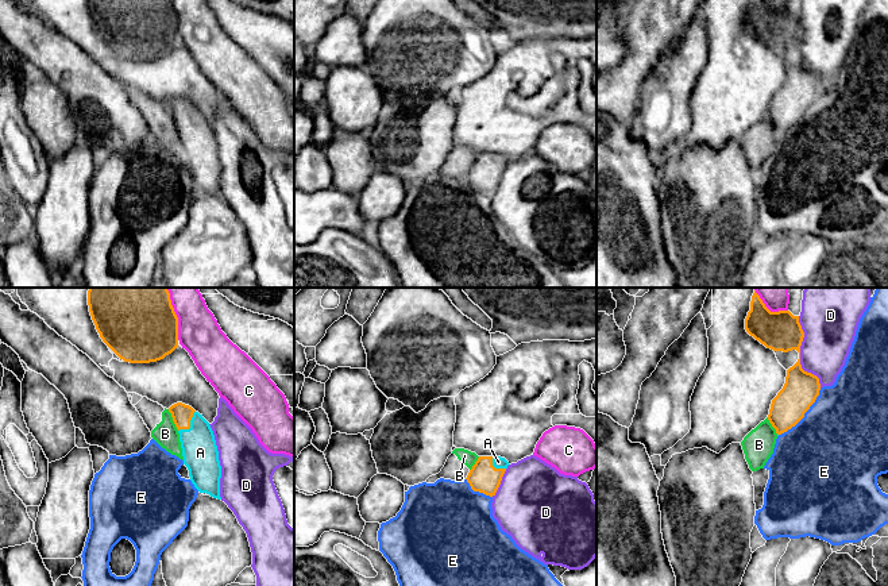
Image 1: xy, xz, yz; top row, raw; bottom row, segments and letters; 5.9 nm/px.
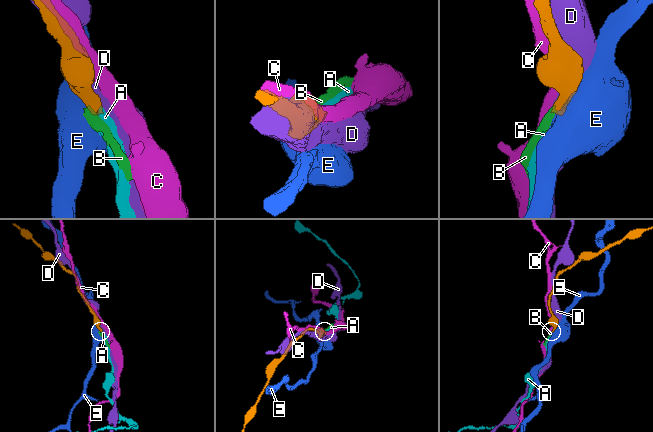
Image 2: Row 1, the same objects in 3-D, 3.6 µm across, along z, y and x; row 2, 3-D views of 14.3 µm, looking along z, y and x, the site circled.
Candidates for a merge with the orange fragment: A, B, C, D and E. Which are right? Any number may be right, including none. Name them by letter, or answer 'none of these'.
A

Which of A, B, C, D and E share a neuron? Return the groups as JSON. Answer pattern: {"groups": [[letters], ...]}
{"groups": [["A"], ["B"], ["C"], ["D"], ["E"]]}

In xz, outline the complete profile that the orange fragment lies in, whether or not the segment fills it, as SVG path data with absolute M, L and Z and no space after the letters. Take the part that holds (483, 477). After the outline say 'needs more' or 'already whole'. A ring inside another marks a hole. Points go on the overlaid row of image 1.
M479 456L467 475L474 491L495 496L509 462L501 456Z; needs more

